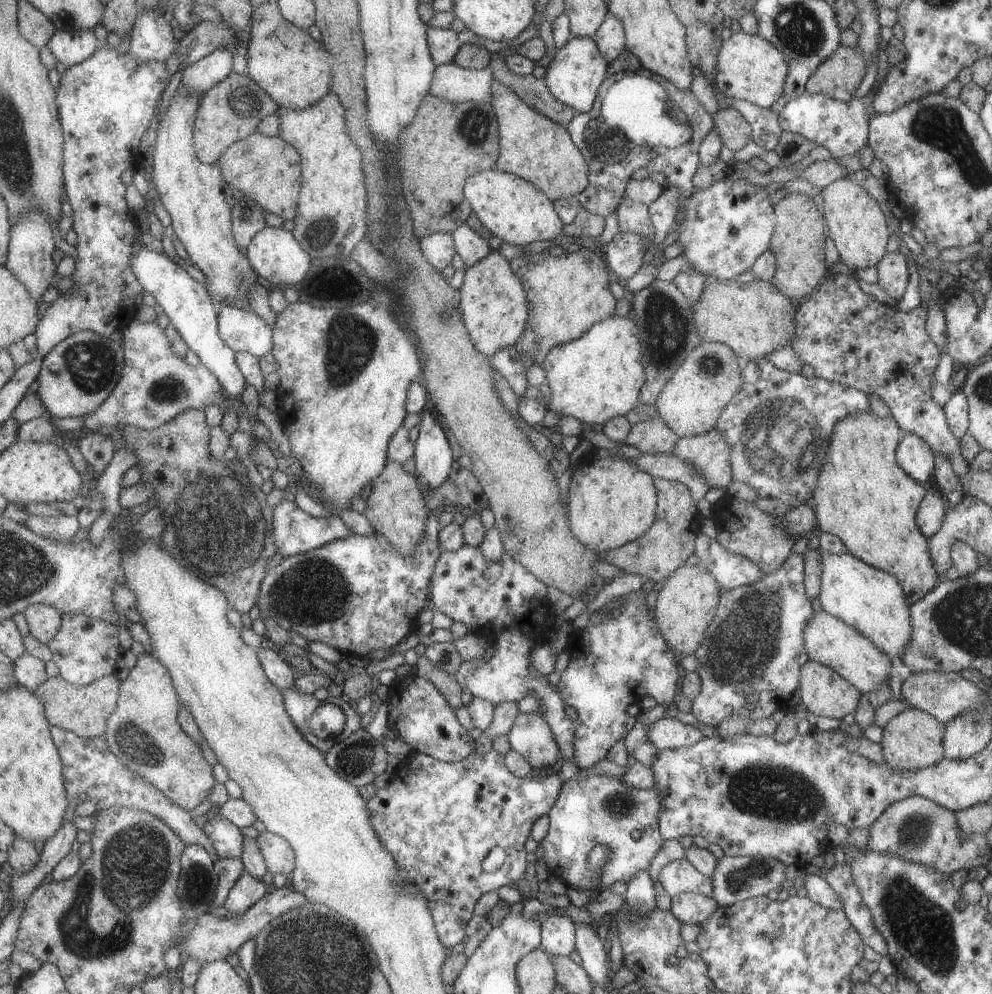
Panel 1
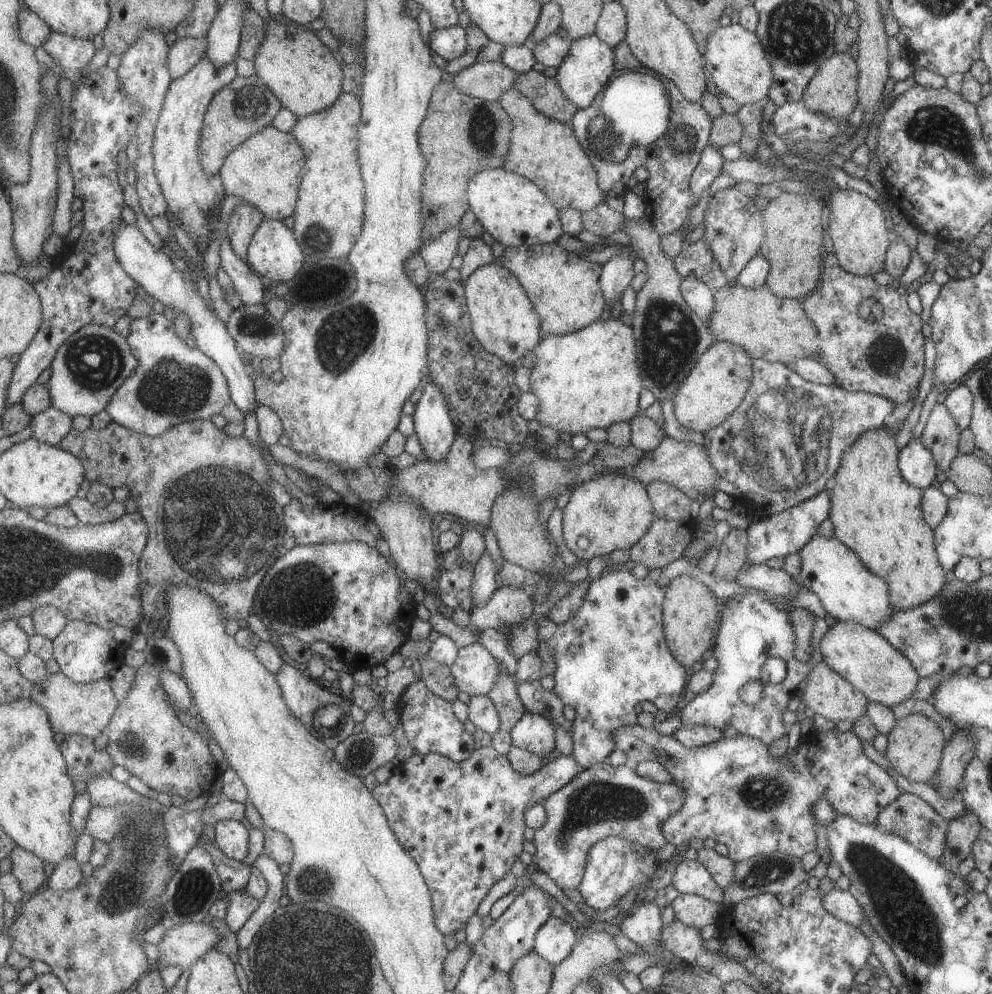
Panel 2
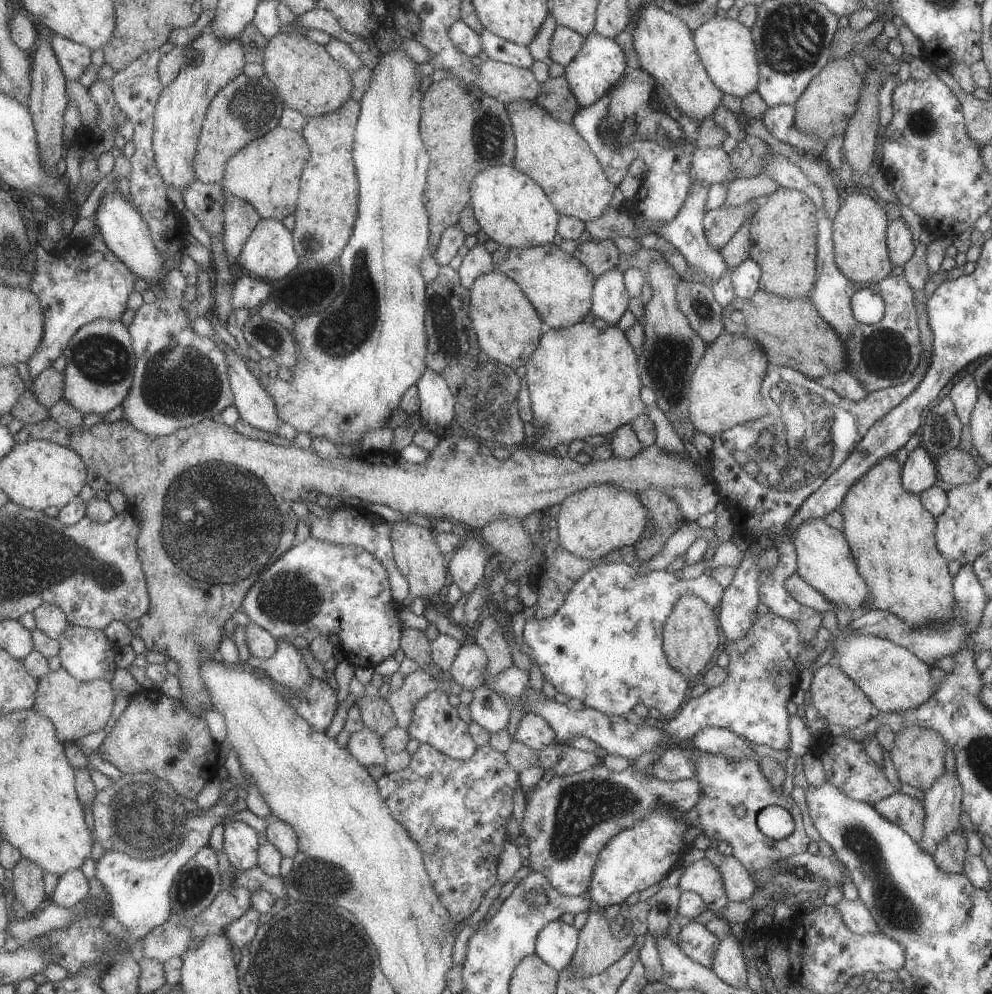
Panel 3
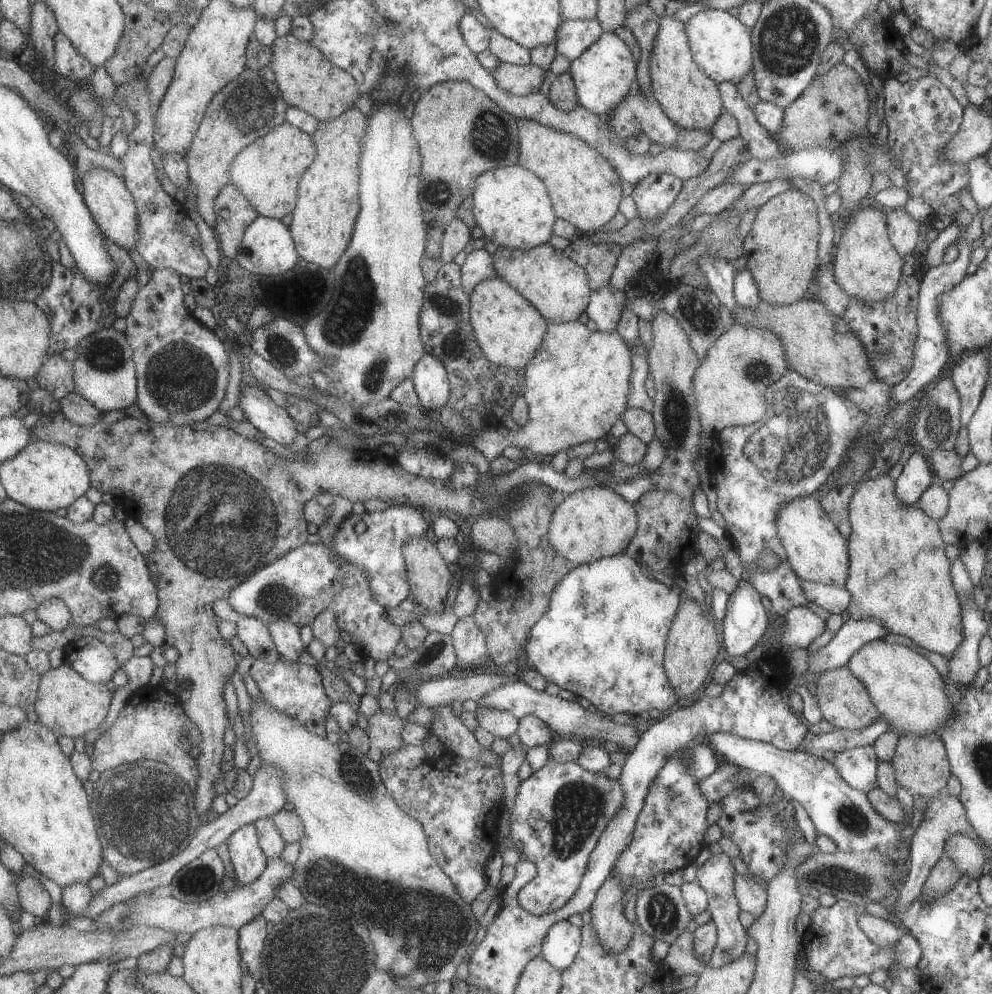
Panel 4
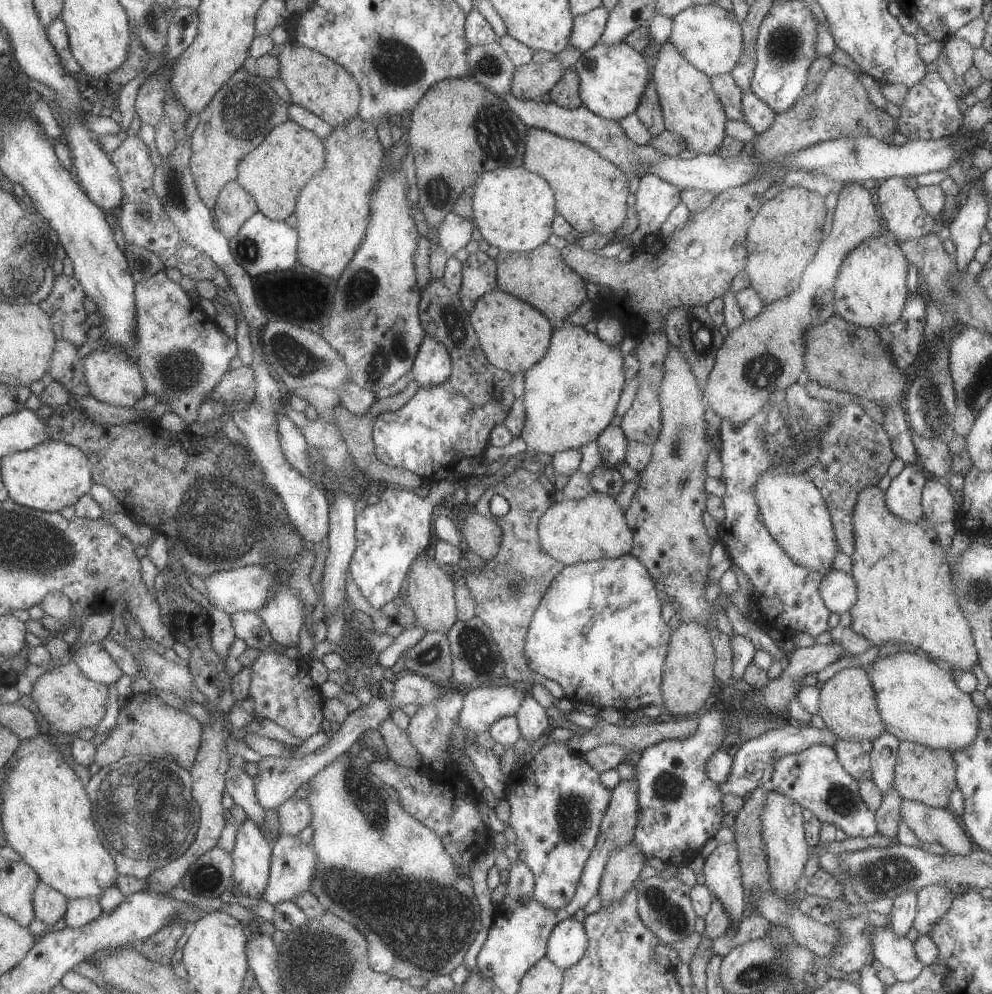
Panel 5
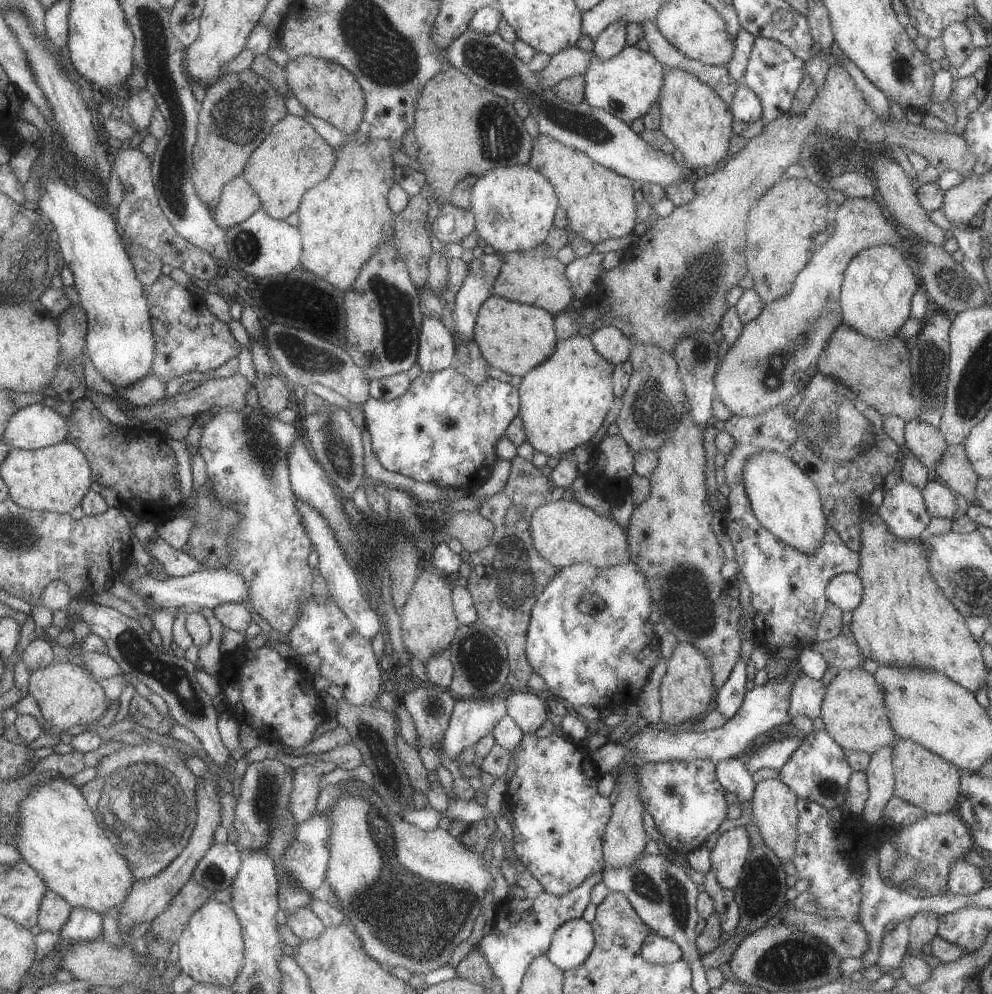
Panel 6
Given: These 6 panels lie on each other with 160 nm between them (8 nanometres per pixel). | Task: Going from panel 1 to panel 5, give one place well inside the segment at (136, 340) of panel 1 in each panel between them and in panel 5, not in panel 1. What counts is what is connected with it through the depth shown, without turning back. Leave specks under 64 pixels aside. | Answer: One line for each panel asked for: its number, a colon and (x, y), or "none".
2: (173, 383)
3: (182, 378)
4: (183, 370)
5: (183, 354)

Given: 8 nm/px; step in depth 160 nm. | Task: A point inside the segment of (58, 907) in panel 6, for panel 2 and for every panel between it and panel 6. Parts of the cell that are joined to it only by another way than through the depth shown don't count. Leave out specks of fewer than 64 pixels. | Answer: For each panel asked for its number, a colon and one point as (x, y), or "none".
2: (28, 867)
3: (29, 888)
4: (34, 898)
5: (51, 905)

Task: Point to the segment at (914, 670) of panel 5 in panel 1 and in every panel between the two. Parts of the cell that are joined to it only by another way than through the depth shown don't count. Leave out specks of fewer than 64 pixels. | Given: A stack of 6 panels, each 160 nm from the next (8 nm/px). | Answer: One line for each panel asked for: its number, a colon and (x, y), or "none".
1: (828, 641)
2: (862, 657)
3: (894, 680)
4: (907, 691)

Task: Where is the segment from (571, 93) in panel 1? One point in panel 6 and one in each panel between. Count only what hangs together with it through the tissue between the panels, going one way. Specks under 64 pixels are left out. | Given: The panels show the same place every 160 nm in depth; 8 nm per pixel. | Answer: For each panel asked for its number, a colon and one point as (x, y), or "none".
2: (586, 68)
3: (599, 63)
4: (602, 75)
5: (612, 79)
6: (627, 85)

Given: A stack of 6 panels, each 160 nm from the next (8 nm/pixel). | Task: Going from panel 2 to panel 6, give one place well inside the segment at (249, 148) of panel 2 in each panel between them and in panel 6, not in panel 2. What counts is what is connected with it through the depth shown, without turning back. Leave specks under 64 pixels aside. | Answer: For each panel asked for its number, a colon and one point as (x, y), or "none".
3: (266, 172)
4: (267, 172)
5: (274, 173)
6: (292, 158)

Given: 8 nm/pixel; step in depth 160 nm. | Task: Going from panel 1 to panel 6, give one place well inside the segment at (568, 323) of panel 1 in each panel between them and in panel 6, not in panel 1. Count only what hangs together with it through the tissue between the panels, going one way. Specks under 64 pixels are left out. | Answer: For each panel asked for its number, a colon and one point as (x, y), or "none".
2: (564, 290)
3: (559, 287)
4: (554, 285)
5: (540, 278)
6: (534, 277)

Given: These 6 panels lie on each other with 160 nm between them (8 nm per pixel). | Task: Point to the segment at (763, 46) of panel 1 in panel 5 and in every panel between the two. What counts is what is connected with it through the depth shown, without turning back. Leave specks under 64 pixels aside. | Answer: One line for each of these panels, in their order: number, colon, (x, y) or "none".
2: (737, 63)
3: (725, 47)
4: (720, 46)
5: (709, 38)

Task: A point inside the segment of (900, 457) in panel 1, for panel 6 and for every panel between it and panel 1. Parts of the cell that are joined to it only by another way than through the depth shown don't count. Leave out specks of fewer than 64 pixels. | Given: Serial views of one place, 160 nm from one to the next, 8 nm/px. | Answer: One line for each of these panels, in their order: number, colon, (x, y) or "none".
2: (915, 463)
3: (918, 472)
4: (915, 477)
5: (902, 498)
6: (902, 510)

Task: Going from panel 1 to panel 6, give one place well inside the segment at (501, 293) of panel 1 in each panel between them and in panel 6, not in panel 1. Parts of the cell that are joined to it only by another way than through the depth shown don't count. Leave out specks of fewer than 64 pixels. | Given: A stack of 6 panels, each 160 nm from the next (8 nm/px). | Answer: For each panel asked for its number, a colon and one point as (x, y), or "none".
2: (502, 318)
3: (507, 327)
4: (509, 331)
5: (513, 335)
6: (512, 337)

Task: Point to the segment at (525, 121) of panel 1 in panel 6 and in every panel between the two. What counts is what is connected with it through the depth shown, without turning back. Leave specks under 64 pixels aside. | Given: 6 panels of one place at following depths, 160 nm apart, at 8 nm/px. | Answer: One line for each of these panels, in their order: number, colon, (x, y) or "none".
2: (545, 151)
3: (548, 151)
4: (584, 189)
5: (590, 192)
6: (598, 203)

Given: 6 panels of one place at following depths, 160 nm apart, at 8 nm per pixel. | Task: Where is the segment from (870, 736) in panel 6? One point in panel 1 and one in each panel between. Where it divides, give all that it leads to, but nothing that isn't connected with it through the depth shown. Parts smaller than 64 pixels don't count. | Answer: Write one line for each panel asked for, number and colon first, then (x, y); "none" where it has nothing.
1: (825, 694)
2: (828, 694)
3: (836, 697)
4: (843, 701)
5: (847, 706)

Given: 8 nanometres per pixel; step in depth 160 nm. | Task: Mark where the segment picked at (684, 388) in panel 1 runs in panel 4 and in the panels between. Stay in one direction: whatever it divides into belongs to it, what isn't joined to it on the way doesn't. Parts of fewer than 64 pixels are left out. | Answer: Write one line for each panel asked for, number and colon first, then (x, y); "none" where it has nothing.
2: (721, 376)
3: (725, 386)
4: (729, 385)

